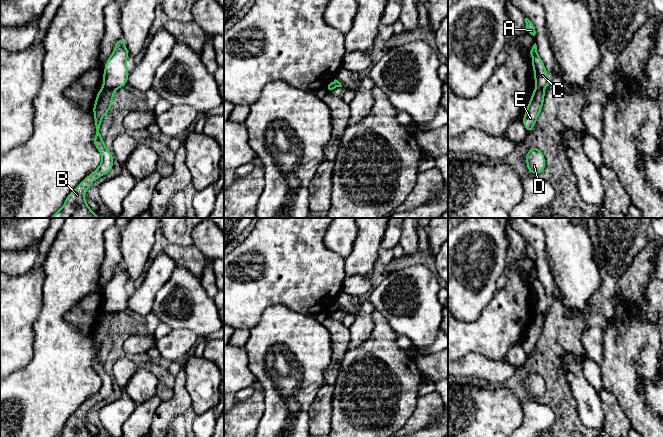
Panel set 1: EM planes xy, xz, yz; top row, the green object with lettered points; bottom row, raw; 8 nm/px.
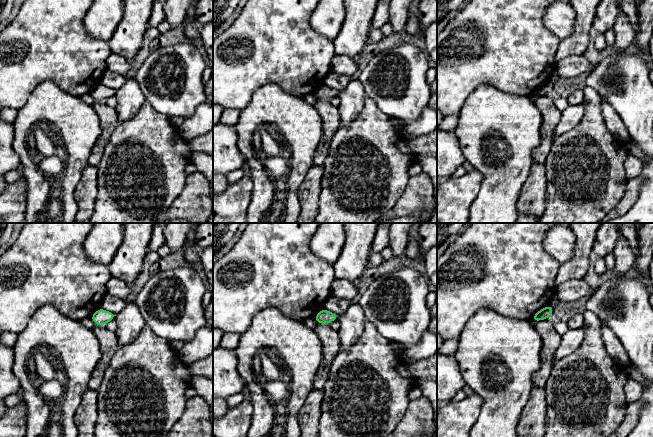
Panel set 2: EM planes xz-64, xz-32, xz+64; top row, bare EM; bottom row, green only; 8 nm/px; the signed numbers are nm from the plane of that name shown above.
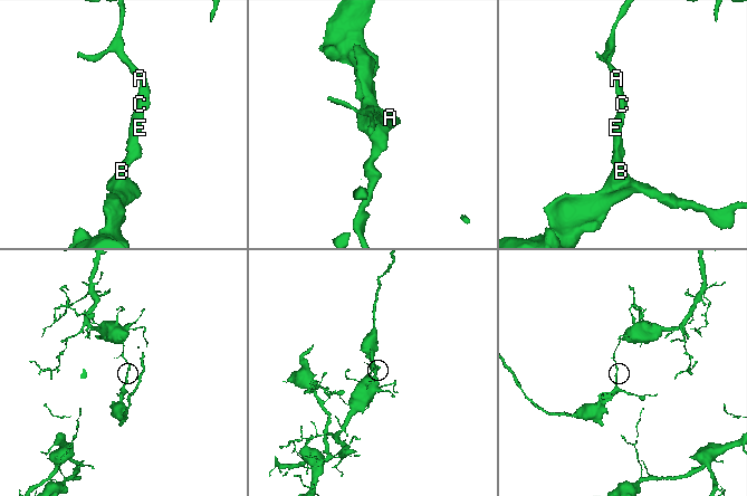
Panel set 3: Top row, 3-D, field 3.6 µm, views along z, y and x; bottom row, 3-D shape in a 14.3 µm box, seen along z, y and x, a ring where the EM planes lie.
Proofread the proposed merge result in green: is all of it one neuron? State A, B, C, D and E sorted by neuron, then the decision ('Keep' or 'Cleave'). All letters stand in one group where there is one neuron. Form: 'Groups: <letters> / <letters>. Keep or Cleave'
Groups: A C / B D E. Cleave

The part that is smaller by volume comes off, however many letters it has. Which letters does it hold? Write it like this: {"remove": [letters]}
{"remove": ["B", "D", "E"]}

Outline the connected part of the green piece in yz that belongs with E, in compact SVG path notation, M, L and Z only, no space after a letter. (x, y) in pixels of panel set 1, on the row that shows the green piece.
M536 87L533 91L529 104L527 105L526 113L523 117L523 124L527 133L531 133L534 125L537 122L537 117L542 111L545 92L543 89Z

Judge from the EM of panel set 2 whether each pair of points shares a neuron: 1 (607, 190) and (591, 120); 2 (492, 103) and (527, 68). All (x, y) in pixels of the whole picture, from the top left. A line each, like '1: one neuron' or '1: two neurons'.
1: one neuron
2: two neurons

